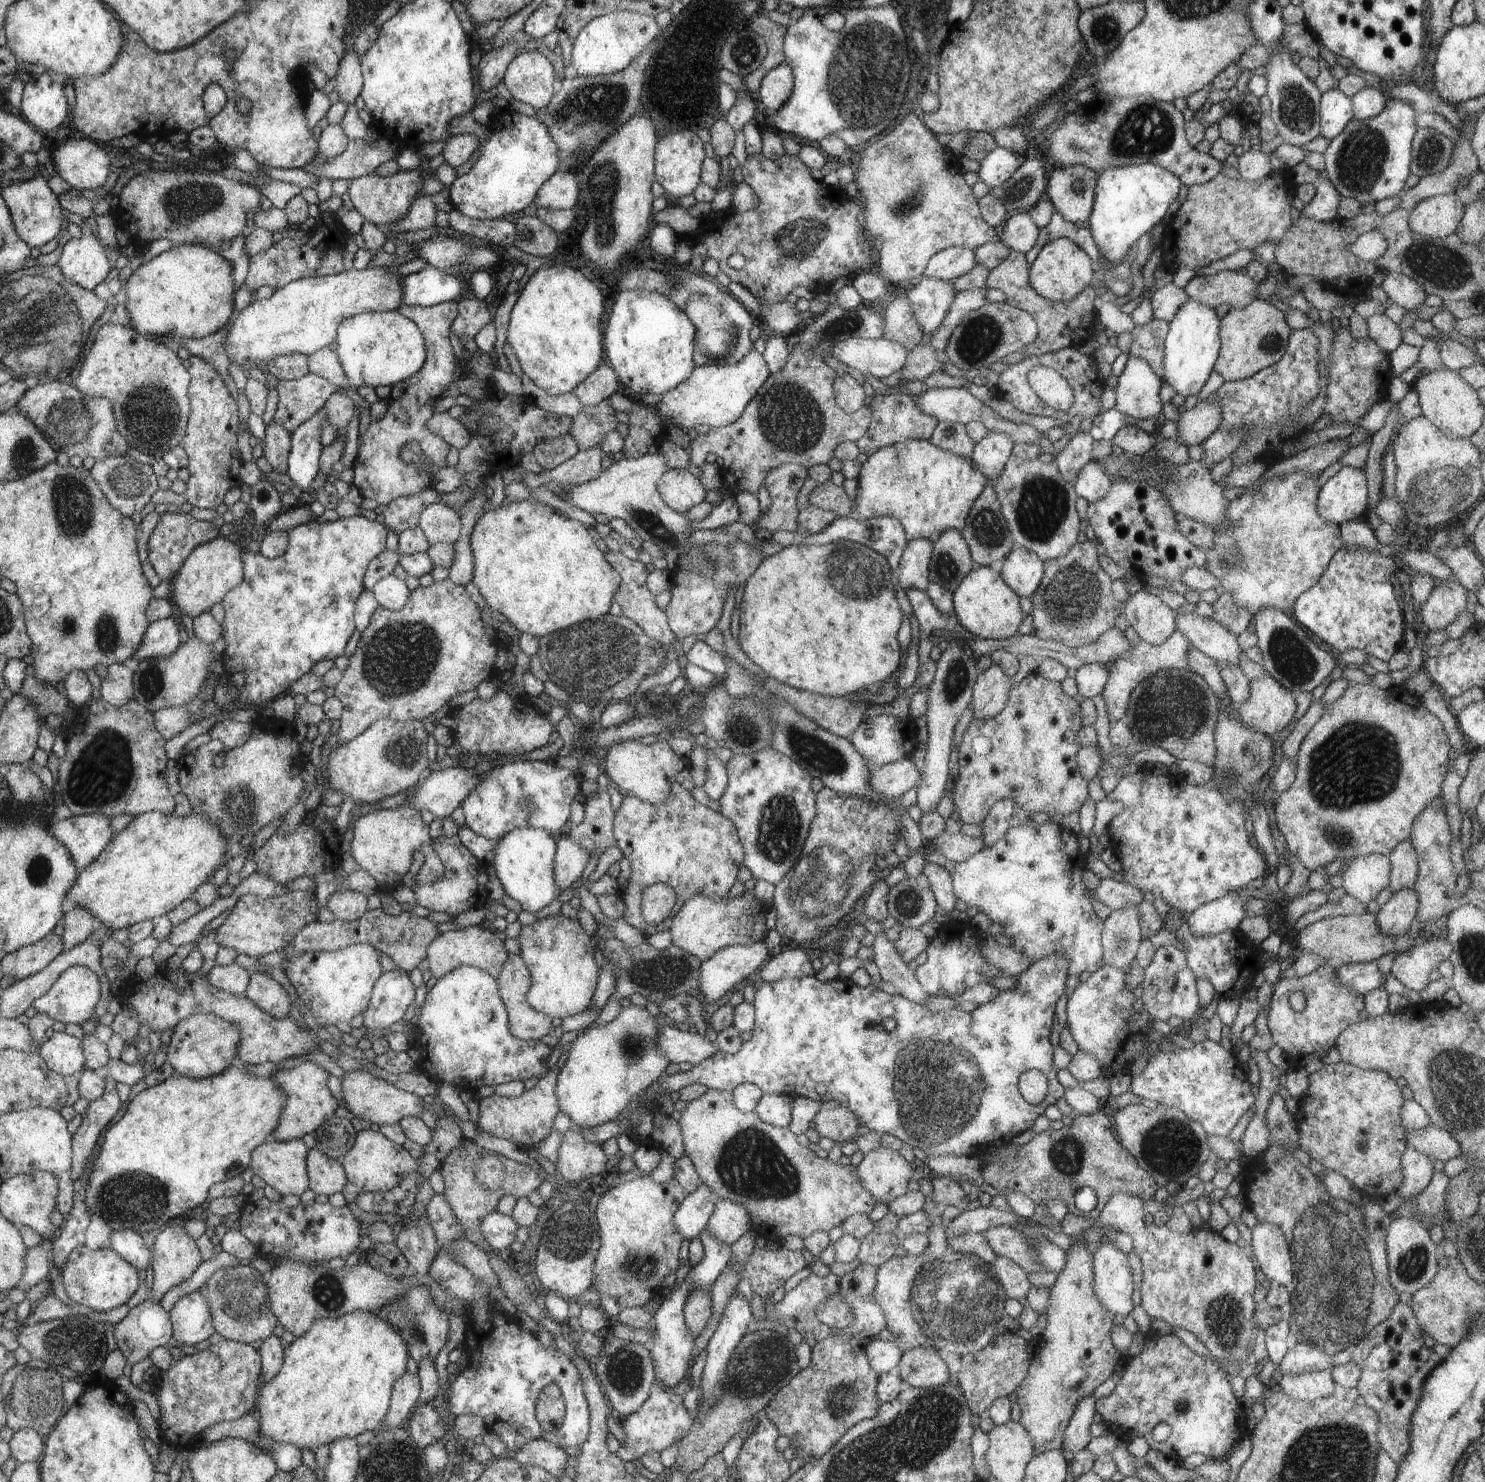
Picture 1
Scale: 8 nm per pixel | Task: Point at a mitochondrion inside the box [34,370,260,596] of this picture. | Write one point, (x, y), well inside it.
(70, 421)

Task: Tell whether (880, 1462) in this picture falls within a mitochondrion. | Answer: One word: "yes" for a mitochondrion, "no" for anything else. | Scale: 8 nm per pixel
yes

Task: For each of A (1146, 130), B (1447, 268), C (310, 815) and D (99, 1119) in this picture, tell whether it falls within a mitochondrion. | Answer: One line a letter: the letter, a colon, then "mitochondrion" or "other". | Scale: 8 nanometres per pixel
A: mitochondrion
B: mitochondrion
C: other
D: other

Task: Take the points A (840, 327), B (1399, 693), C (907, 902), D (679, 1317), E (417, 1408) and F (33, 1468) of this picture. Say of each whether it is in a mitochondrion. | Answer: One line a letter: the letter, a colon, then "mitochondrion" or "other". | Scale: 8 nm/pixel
A: mitochondrion
B: other
C: mitochondrion
D: other
E: other
F: other

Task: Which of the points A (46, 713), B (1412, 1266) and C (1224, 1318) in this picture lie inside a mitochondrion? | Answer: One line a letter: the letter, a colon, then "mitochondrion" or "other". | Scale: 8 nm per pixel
A: other
B: mitochondrion
C: mitochondrion

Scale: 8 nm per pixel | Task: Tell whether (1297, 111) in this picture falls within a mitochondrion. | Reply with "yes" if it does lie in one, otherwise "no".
yes

